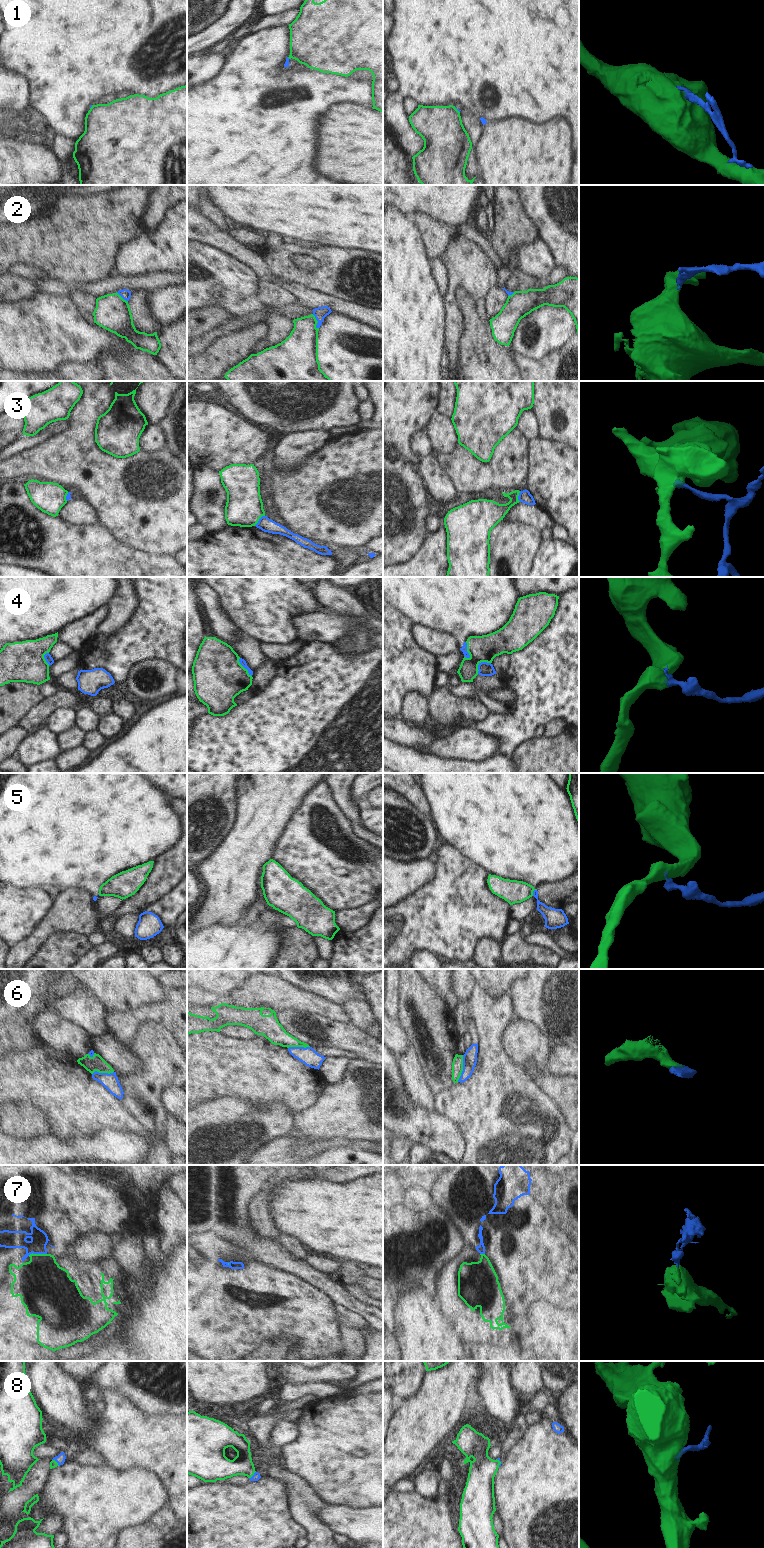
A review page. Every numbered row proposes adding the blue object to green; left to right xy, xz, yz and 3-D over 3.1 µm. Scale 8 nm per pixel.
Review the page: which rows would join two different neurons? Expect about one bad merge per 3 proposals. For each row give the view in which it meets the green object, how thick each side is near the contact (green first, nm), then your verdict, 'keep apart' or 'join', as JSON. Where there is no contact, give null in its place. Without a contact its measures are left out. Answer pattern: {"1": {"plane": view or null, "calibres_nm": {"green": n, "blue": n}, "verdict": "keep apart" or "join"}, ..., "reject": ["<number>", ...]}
{"1": {"plane": "yz", "calibres_nm": {"green": 360, "blue": 20}, "verdict": "keep apart"}, "2": {"plane": "xz", "calibres_nm": {"green": 280, "blue": 100}, "verdict": "keep apart"}, "3": {"plane": "xz", "calibres_nm": {"green": 300, "blue": 110}, "verdict": "keep apart"}, "4": {"plane": "yz", "calibres_nm": {"green": 220, "blue": 110}, "verdict": "keep apart"}, "5": {"plane": "yz", "calibres_nm": {"green": 190, "blue": 140}, "verdict": "keep apart"}, "6": {"plane": "yz", "calibres_nm": {"green": 100, "blue": 110}, "verdict": "keep apart"}, "7": {"plane": "xy", "calibres_nm": {"green": 400, "blue": 140}, "verdict": "keep apart"}, "8": {"plane": "xz", "calibres_nm": {"green": 180, "blue": 60}, "verdict": "join"}, "reject": ["1", "2", "3", "4", "5", "6", "7"]}

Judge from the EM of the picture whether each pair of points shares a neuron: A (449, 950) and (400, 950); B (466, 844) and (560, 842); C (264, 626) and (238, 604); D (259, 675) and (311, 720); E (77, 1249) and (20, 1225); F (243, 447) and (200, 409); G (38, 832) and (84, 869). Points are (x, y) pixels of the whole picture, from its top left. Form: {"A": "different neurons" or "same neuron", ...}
{"A": "same neuron", "B": "same neuron", "C": "same neuron", "D": "different neurons", "E": "different neurons", "F": "same neuron", "G": "same neuron"}

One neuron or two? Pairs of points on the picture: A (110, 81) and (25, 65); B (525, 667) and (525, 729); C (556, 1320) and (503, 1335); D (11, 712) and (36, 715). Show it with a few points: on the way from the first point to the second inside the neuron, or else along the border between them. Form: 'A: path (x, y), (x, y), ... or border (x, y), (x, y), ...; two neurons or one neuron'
A: path (89, 65), (46, 65); one neuron
B: path (525, 682), (525, 714); one neuron
C: path (543, 1331), (516, 1331); one neuron
D: border (42, 699), (17, 724); two neurons

